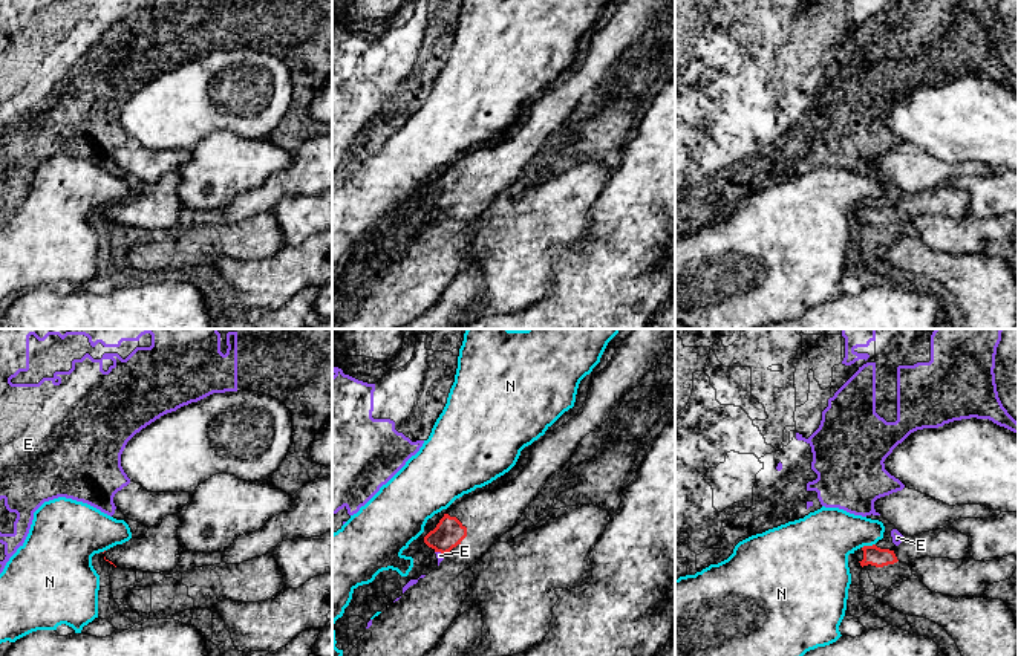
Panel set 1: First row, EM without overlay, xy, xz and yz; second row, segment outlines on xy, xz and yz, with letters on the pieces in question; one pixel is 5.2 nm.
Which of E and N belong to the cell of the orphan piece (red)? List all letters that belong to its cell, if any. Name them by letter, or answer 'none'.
none

